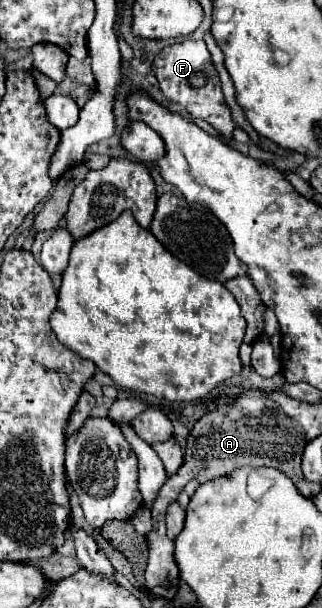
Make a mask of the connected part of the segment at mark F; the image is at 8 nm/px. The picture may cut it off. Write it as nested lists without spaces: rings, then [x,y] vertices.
[[[185,40],[181,44],[163,48],[155,56],[153,74],[159,80],[159,88],[167,100],[181,104],[193,118],[205,120],[215,130],[219,130],[227,140],[231,140],[231,132],[237,128],[237,124],[233,122],[231,108],[225,104],[219,78],[215,76],[215,68],[211,64],[211,54],[203,40]]]

